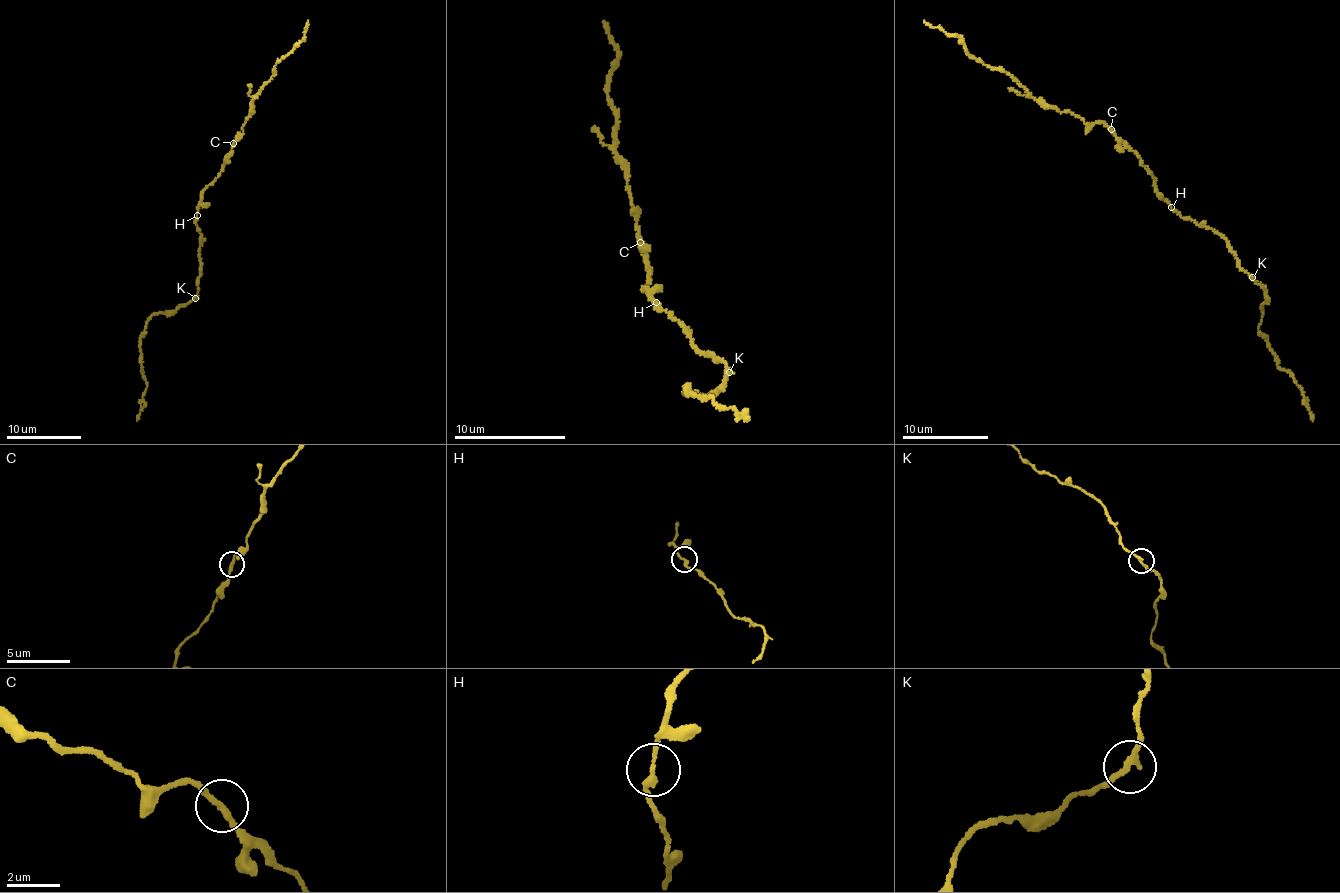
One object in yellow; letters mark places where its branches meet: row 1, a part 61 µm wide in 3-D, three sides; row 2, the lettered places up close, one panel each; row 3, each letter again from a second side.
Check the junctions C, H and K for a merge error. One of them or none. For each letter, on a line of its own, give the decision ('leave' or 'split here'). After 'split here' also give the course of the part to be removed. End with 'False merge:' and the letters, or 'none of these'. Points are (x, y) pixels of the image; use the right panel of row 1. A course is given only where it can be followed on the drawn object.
C: leave
H: leave
K: leave
False merge: none of these

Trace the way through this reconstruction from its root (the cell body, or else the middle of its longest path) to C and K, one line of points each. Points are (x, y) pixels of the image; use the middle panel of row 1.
C: (649, 291), (644, 290), (650, 279), (646, 253), (639, 243)
K: (649, 291), (658, 306), (680, 322), (693, 345), (720, 358), (729, 372)

